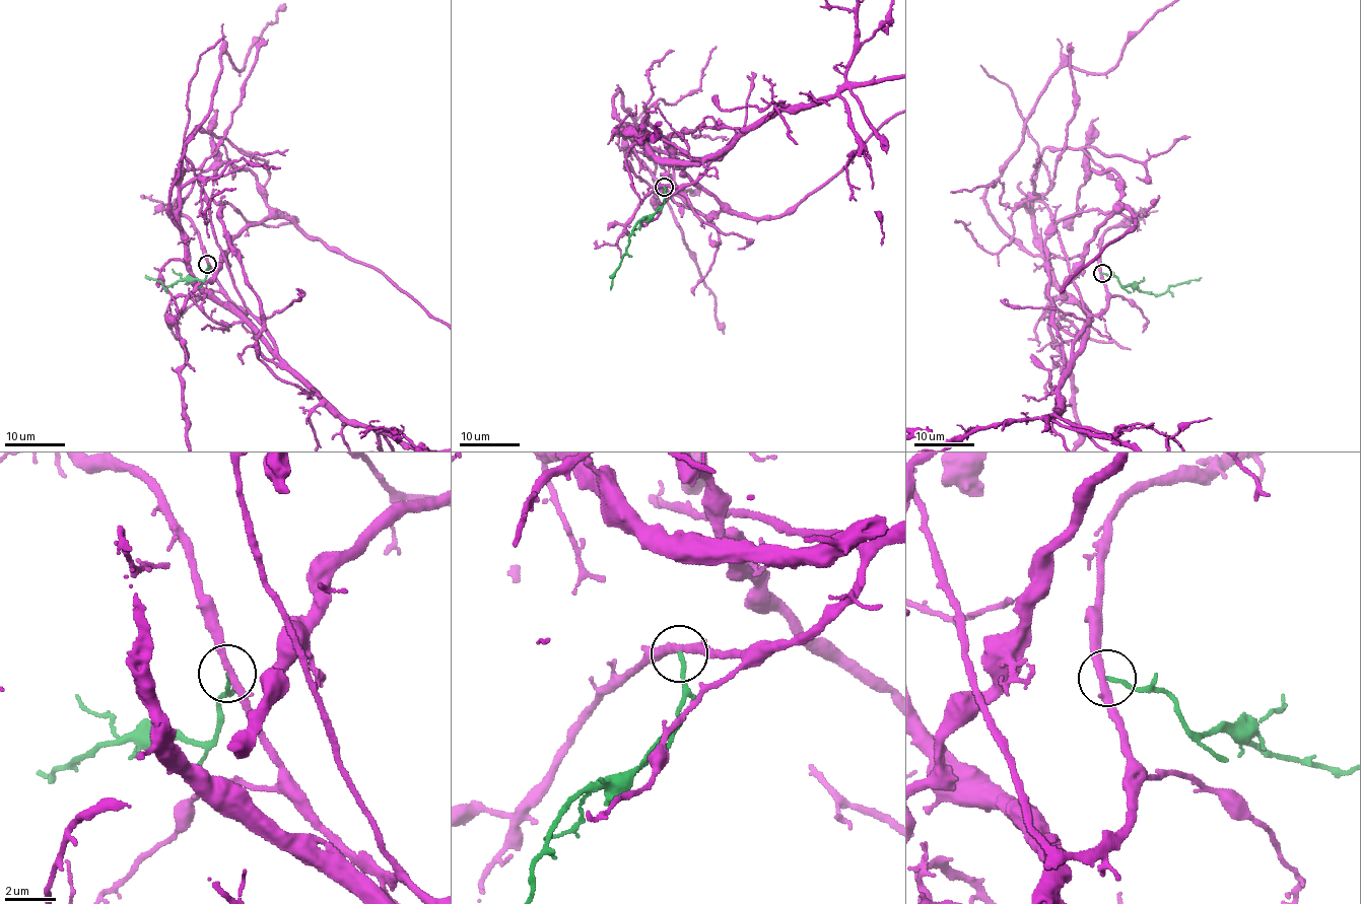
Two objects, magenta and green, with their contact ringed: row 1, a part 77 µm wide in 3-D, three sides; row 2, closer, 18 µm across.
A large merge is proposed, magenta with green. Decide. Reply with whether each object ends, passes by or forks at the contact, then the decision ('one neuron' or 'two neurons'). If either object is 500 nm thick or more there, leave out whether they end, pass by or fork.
magenta passes by | green ends | two neurons

